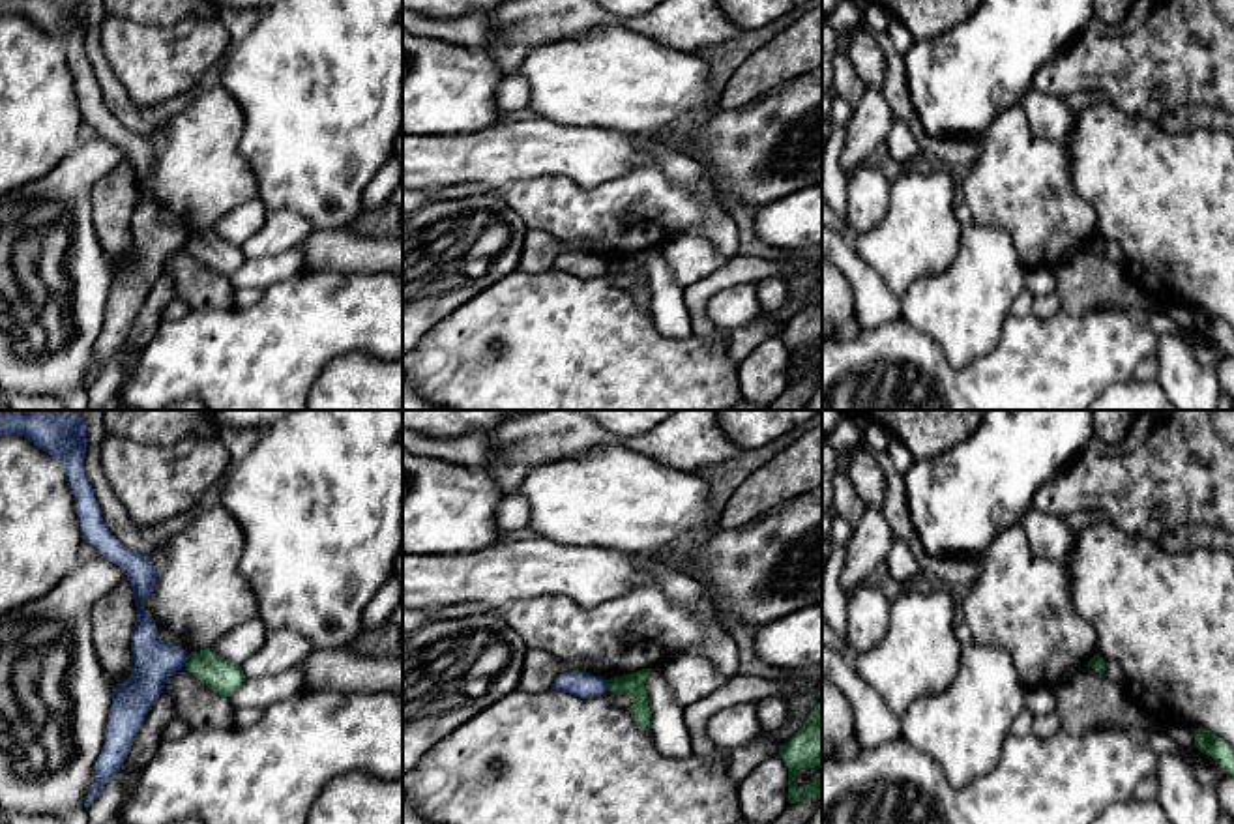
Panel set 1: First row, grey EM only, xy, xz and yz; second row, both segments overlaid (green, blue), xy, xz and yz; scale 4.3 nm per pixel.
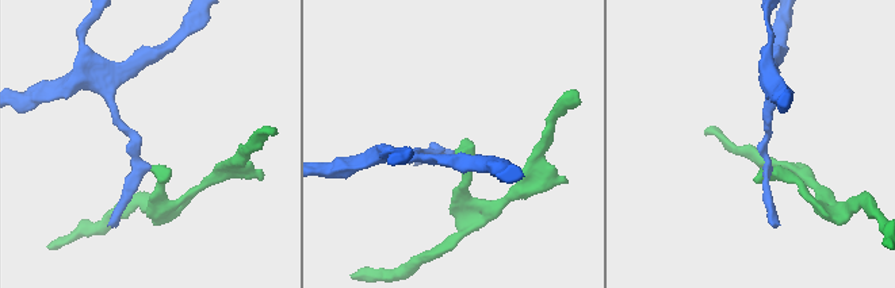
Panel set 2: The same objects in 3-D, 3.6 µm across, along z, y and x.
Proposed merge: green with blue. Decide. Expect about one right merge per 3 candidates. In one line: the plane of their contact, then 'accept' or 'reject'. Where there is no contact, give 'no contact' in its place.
meets green in xy; reject

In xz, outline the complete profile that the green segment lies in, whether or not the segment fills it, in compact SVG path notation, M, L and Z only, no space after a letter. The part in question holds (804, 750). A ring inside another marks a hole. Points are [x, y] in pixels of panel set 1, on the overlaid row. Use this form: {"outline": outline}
{"outline": "M822 700L779 753L788 768L788 802L794 803L822 798L822 777L805 787L794 783L794 775L801 768L822 768Z"}

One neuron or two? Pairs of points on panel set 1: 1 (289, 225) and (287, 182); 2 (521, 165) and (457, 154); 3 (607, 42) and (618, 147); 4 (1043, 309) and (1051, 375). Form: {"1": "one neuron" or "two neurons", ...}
{"1": "two neurons", "2": "one neuron", "3": "two neurons", "4": "two neurons"}

